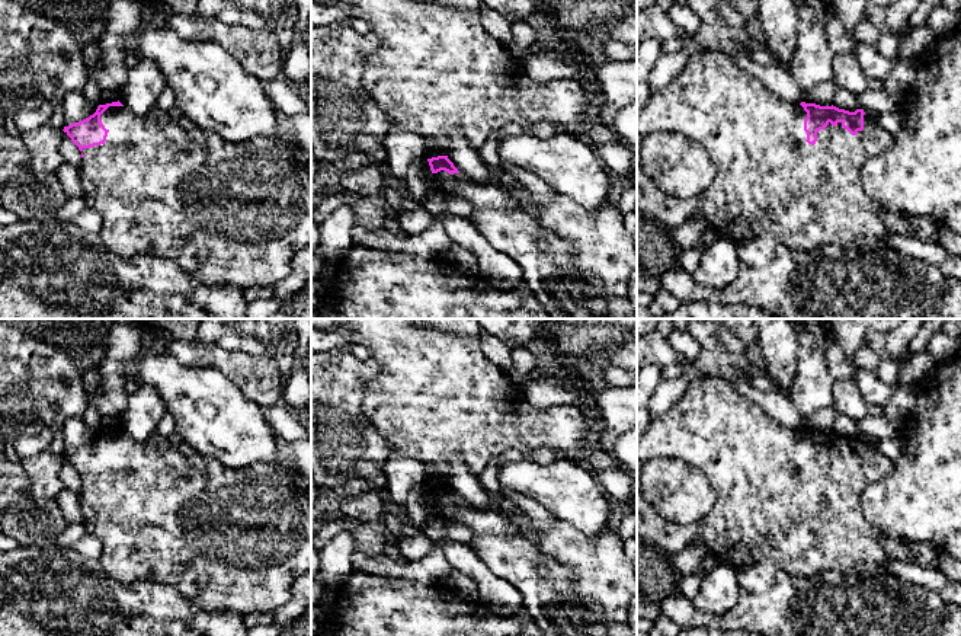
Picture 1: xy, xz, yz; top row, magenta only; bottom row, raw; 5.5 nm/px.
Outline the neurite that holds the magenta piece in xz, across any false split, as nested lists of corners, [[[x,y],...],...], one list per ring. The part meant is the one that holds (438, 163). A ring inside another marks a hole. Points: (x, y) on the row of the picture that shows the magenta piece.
[[[311,0],[314,3],[349,3],[358,10],[358,17],[372,26],[379,39],[379,48],[372,52],[363,67],[362,83],[372,100],[393,119],[394,127],[417,132],[426,140],[426,147],[436,150],[438,157],[427,159],[432,173],[448,172],[452,178],[471,180],[458,172],[448,159],[449,138],[461,132],[473,148],[480,151],[487,138],[507,124],[534,124],[548,121],[561,124],[577,137],[584,137],[595,109],[595,96],[589,83],[577,80],[550,80],[538,83],[525,74],[506,44],[493,38],[481,23],[478,9],[464,9],[426,0]]]

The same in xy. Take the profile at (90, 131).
[[[119,100],[99,105],[89,118],[64,127],[63,130],[81,151],[79,178],[83,191],[83,201],[96,210],[103,220],[100,240],[113,253],[131,258],[150,255],[177,263],[186,274],[206,287],[237,285],[241,290],[249,287],[275,287],[289,275],[292,256],[302,247],[311,245],[311,163],[304,159],[294,144],[281,143],[276,137],[256,137],[244,143],[228,143],[214,132],[204,130],[183,130],[179,121],[169,112],[153,108],[144,115],[137,115]]]

